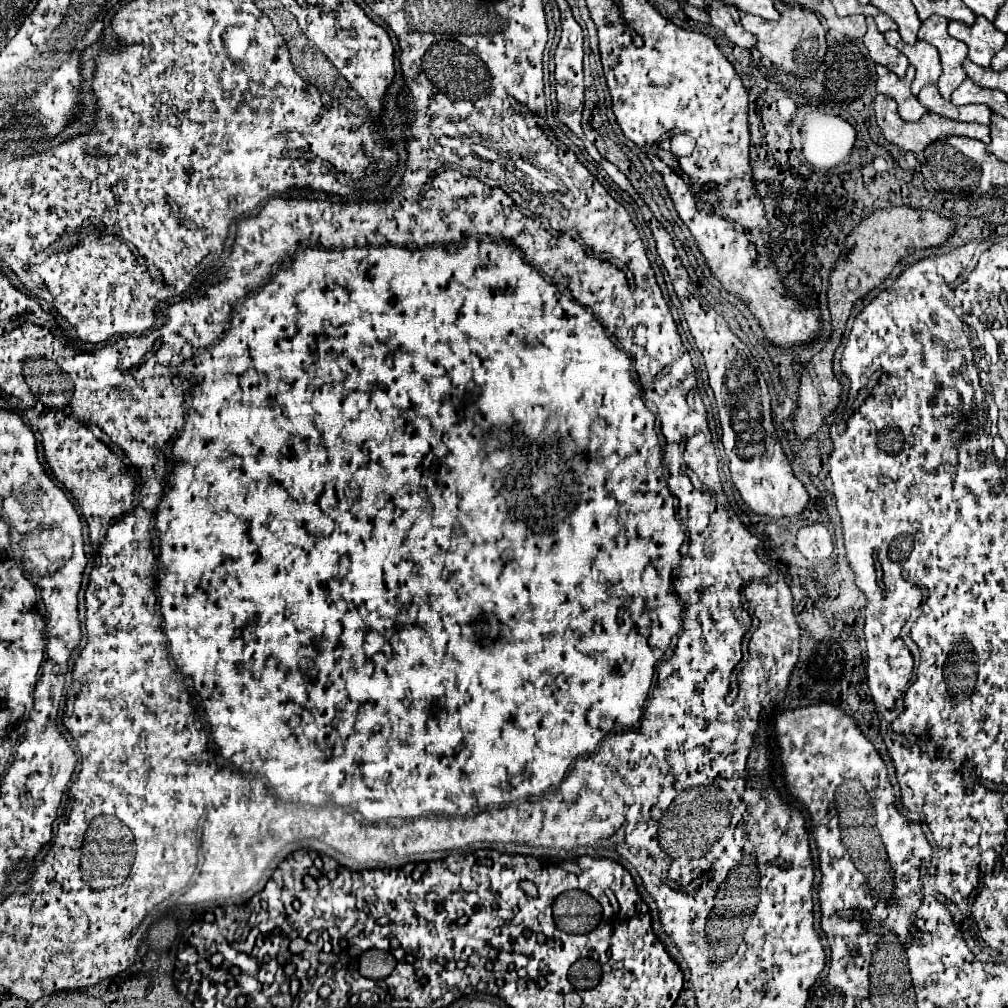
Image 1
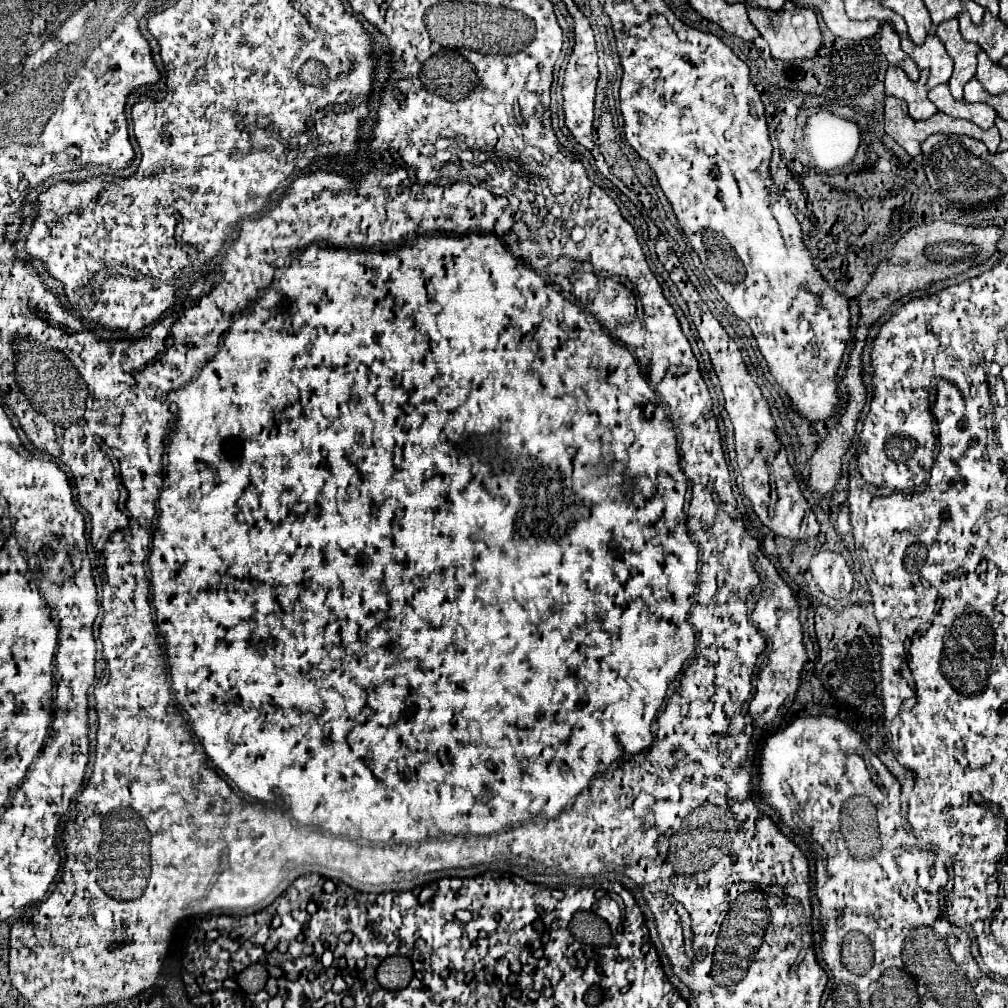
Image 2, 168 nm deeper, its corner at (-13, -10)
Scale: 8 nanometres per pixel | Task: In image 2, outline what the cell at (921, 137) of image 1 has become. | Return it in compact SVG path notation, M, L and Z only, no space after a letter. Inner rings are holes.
M885 96L885 132L887 132L909 156L917 156L917 154L919 154L919 144L921 144L927 136L931 136L931 134L935 134L935 132L967 134L967 136L971 136L971 138L981 140L991 154L995 154L995 152L997 152L997 146L999 146L999 130L997 130L995 126L989 128L989 130L981 130L979 126L975 126L975 124L971 124L971 122L967 122L967 120L957 120L957 118L951 118L951 116L943 114L943 112L937 112L935 116L931 116L931 118L927 118L927 120L911 120L911 116L907 114L905 102L899 100L899 98L893 98L893 96Z

